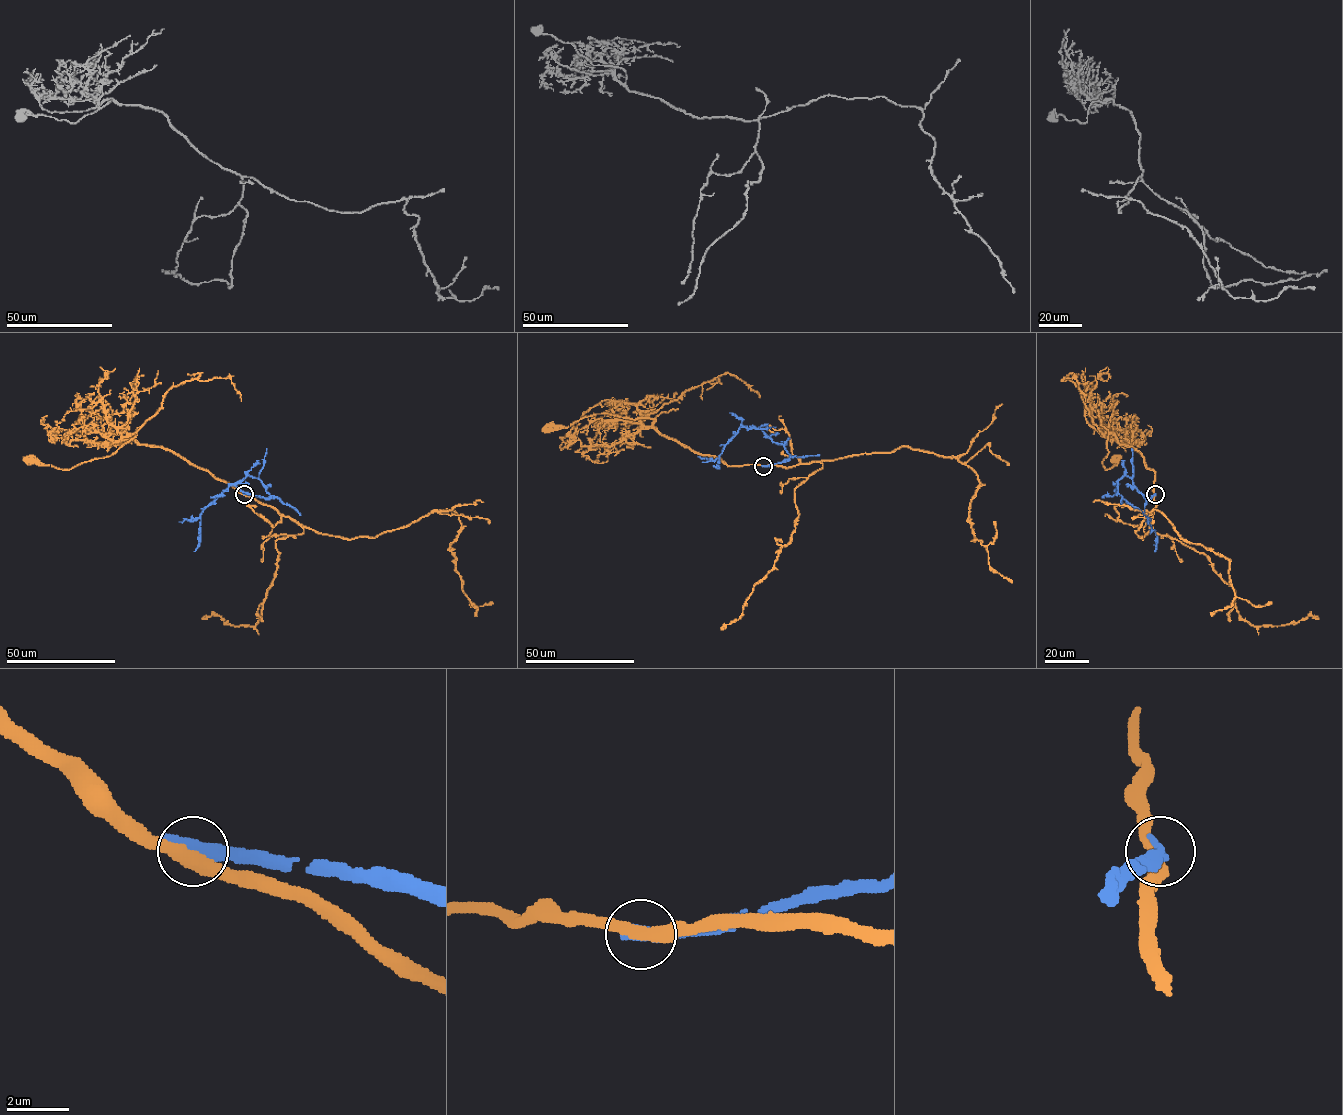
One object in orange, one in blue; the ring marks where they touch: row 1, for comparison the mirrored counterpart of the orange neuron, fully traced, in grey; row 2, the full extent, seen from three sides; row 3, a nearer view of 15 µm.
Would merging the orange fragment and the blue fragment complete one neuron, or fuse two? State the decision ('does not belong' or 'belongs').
does not belong

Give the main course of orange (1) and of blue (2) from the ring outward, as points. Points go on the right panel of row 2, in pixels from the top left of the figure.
1: (1154, 494), (1155, 472), (1134, 447), (1121, 444), (1110, 432), (1105, 469), (1116, 465), (1116, 458)
2: (1155, 494), (1142, 495), (1127, 476), (1118, 481), (1115, 488), (1144, 514), (1156, 535), (1154, 551)

